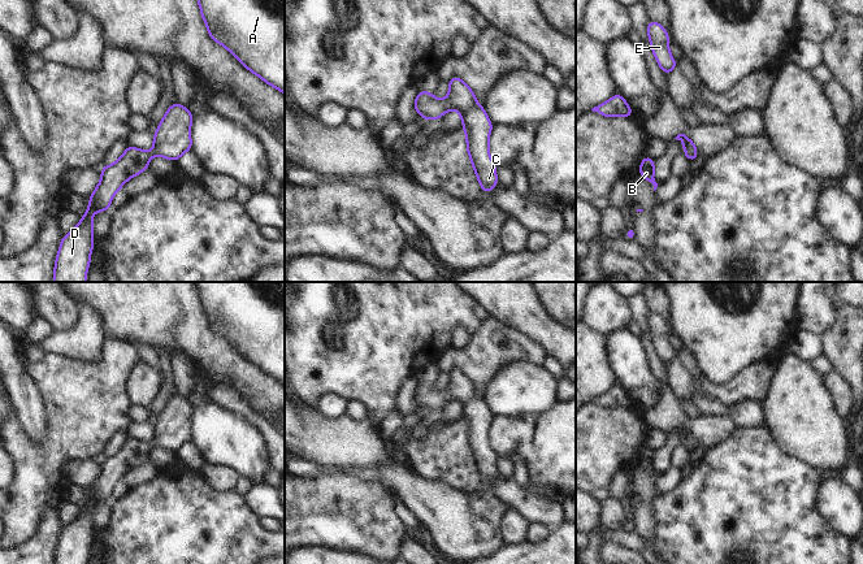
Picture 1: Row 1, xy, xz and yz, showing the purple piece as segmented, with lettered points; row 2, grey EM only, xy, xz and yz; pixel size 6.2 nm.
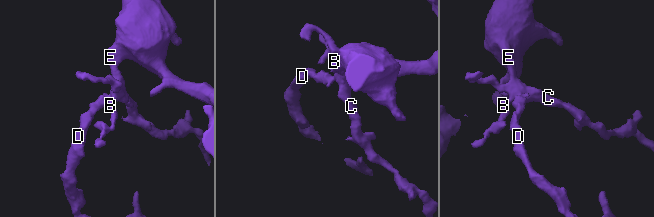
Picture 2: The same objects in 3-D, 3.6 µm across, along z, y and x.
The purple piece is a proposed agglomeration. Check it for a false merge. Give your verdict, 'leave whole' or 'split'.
leave whole

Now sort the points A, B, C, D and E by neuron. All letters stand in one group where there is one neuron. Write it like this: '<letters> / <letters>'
A B C D E

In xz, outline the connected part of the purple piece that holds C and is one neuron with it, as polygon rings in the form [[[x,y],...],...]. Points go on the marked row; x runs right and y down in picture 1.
[[[454,75],[448,79],[448,84],[450,92],[443,100],[437,100],[432,92],[419,91],[413,109],[425,121],[442,118],[448,109],[460,113],[473,170],[482,191],[487,194],[499,185],[496,165],[489,155],[489,136],[494,125],[487,118],[483,107],[477,103],[472,88],[464,81]]]

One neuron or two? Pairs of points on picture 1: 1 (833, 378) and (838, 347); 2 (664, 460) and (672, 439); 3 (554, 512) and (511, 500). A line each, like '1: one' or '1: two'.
1: two
2: one
3: one

